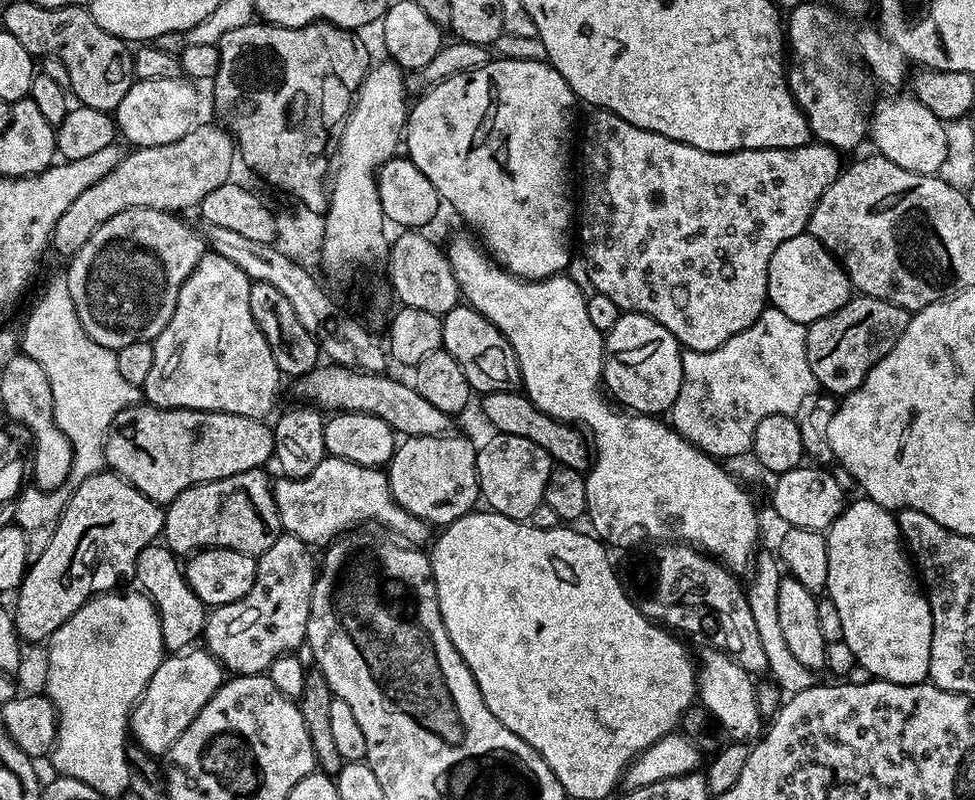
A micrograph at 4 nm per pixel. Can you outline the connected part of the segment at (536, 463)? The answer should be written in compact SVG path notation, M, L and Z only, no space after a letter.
M496 432L483 445L479 445L476 453L476 469L480 494L491 511L502 514L511 520L531 521L534 510L544 503L546 478L550 478L550 470L554 461L538 442L530 442L530 438L518 438L518 434L502 434Z

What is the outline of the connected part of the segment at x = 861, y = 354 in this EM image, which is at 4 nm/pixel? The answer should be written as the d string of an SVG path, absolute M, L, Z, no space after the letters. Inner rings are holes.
M856 294L838 310L834 310L834 314L826 314L826 318L818 318L812 324L807 325L806 358L810 362L810 370L814 370L817 385L825 393L836 398L843 398L849 392L858 390L866 374L870 374L870 370L882 358L886 358L890 350L894 350L894 342L902 338L902 330L906 330L909 315L910 313L902 306L894 306L885 300Z

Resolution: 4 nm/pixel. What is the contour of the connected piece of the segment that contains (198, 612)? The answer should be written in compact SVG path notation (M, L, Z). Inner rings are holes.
M160 542L147 544L136 559L134 580L141 584L137 585L145 596L150 597L152 604L158 610L164 646L169 653L185 651L201 639L206 619L206 606L200 601L198 594L194 594L194 590L190 590L184 577L181 561L176 553L171 552Z

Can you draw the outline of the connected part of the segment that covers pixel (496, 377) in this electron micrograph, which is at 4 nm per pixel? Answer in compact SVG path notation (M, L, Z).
M461 302L445 312L442 317L443 351L448 352L462 366L462 374L466 374L466 382L470 382L473 393L514 392L521 387L518 358L510 346L510 342L478 310Z

